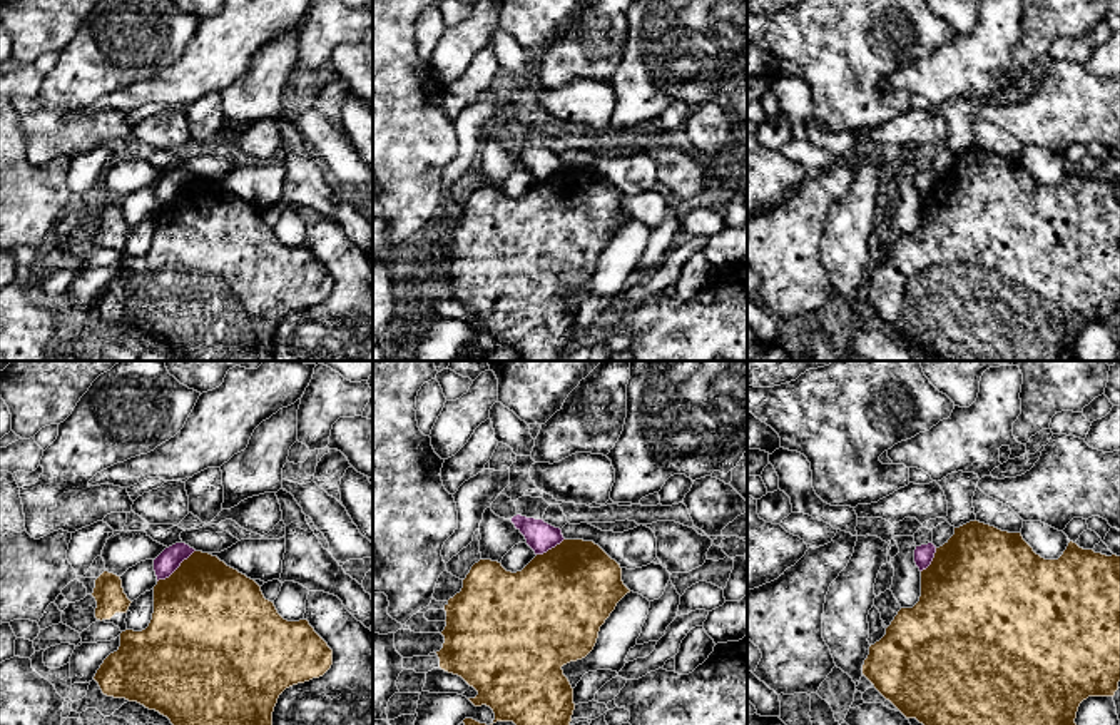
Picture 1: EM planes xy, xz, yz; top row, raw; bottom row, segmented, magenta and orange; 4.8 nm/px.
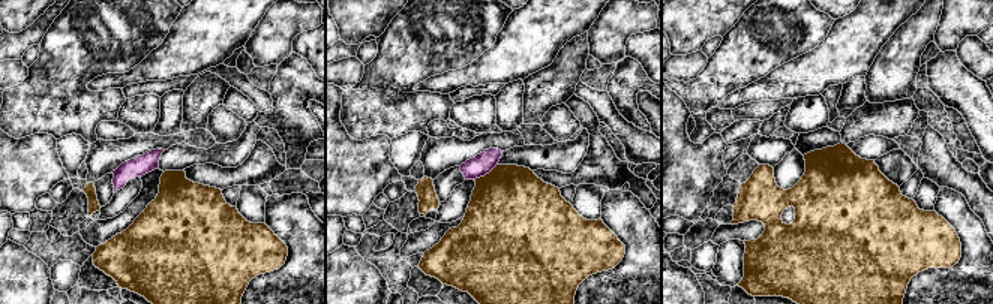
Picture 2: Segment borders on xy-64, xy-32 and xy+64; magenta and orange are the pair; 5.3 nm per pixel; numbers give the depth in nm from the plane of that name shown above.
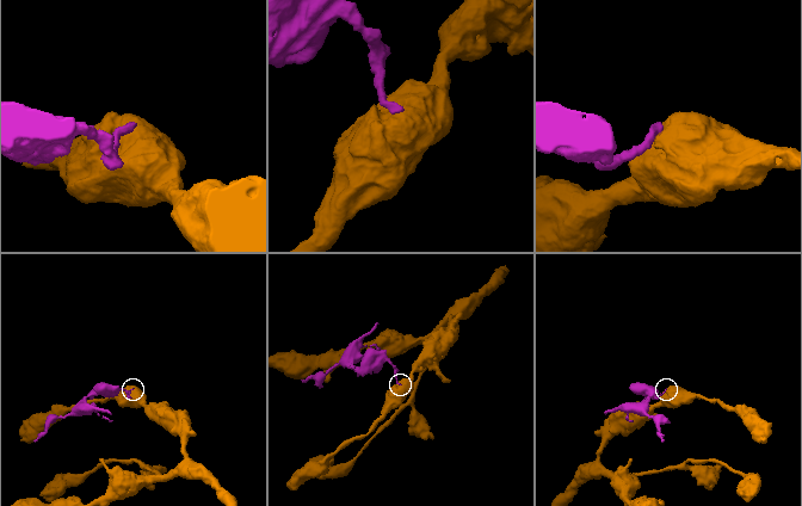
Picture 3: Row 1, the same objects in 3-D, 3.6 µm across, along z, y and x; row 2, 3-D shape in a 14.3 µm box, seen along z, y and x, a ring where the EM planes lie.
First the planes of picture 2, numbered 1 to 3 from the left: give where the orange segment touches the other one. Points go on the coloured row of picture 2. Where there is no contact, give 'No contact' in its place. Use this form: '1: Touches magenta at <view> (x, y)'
1: No contact
2: Touches magenta at xy-32 (485, 174)
3: No contact

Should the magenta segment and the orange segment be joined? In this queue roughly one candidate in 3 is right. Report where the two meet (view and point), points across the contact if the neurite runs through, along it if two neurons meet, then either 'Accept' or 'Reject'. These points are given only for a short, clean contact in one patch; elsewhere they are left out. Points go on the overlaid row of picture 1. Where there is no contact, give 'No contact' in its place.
Touches magenta at xy (176, 568). Boundary: xy (194, 550), (168, 577), (157, 582). Reject

